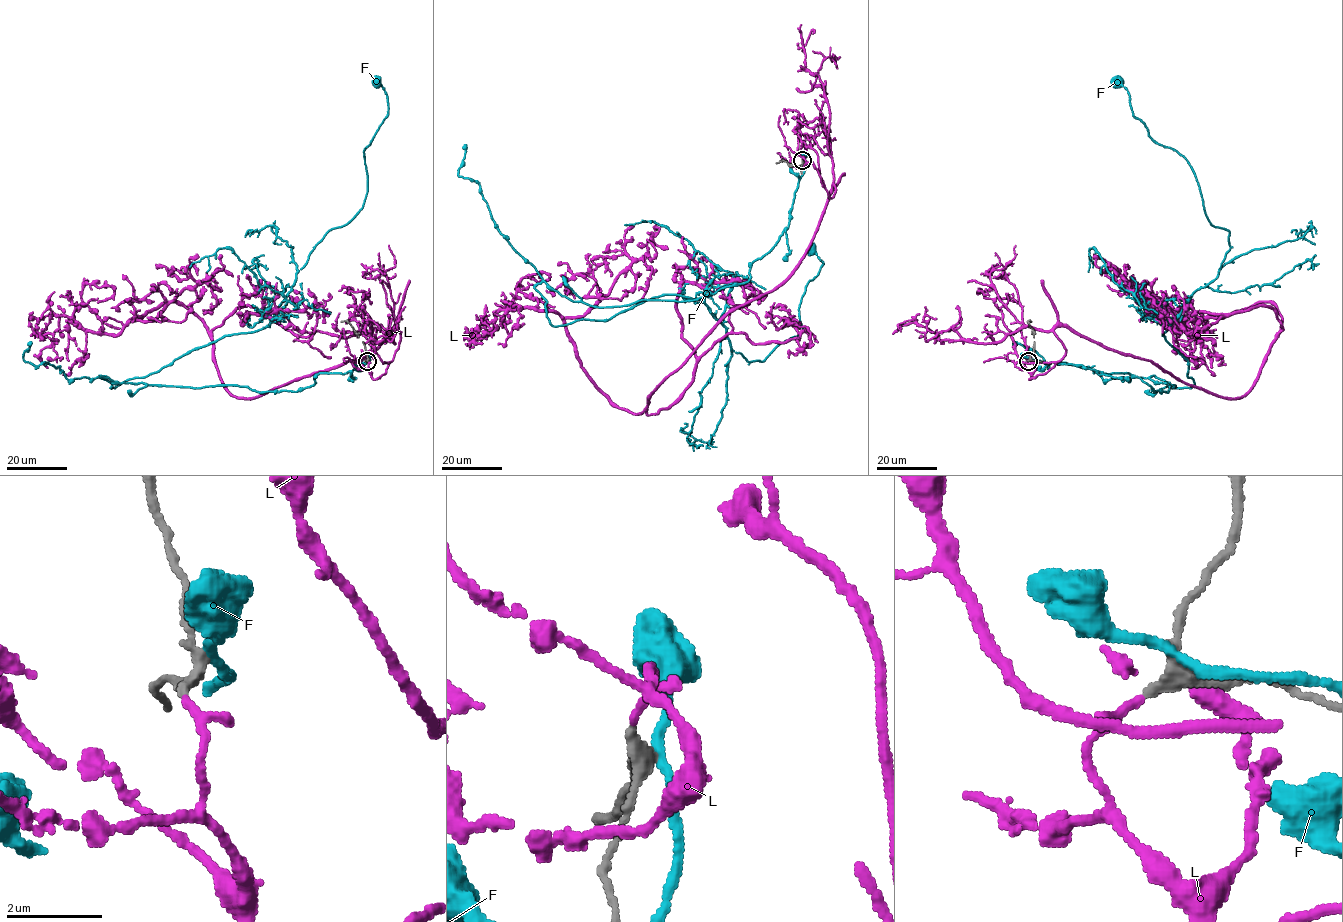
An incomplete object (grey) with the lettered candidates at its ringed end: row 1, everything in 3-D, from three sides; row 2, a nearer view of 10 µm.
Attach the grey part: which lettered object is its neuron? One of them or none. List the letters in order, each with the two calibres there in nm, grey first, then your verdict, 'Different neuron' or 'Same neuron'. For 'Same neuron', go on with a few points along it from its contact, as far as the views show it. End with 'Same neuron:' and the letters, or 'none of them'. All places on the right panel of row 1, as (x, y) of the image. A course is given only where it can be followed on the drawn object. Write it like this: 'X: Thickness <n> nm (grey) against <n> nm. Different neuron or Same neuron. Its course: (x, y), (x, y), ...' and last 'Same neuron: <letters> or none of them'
F: Thickness 280 nm (grey) against 200 nm. Different neuron
L: Thickness 220 nm (grey) against 140 nm. Same neuron. Its course: (1028, 361), (1047, 372), (1068, 326), (1240, 398), (1282, 317), (1180, 321), (1138, 288), (1151, 322)
Same neuron: L

